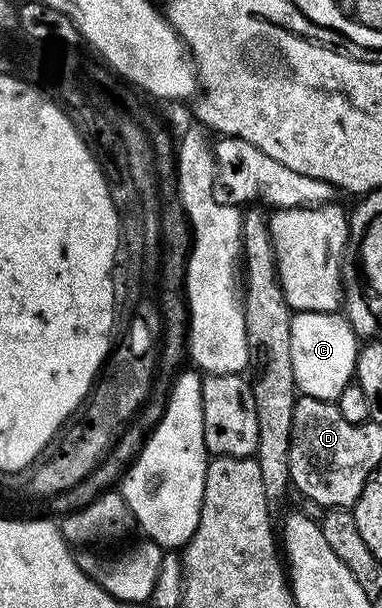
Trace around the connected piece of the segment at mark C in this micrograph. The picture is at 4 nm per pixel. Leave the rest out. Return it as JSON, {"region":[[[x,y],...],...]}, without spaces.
{"region":[[[298,312],[290,319],[295,387],[307,398],[334,402],[354,378],[360,339],[341,313]]]}

